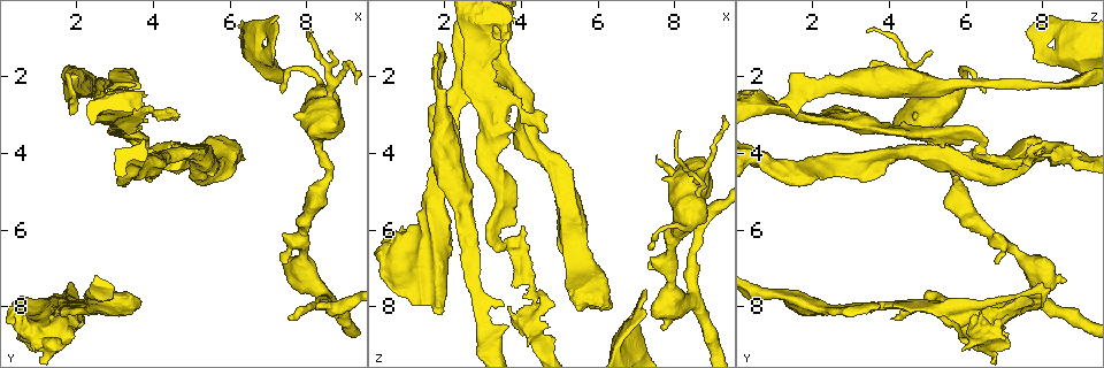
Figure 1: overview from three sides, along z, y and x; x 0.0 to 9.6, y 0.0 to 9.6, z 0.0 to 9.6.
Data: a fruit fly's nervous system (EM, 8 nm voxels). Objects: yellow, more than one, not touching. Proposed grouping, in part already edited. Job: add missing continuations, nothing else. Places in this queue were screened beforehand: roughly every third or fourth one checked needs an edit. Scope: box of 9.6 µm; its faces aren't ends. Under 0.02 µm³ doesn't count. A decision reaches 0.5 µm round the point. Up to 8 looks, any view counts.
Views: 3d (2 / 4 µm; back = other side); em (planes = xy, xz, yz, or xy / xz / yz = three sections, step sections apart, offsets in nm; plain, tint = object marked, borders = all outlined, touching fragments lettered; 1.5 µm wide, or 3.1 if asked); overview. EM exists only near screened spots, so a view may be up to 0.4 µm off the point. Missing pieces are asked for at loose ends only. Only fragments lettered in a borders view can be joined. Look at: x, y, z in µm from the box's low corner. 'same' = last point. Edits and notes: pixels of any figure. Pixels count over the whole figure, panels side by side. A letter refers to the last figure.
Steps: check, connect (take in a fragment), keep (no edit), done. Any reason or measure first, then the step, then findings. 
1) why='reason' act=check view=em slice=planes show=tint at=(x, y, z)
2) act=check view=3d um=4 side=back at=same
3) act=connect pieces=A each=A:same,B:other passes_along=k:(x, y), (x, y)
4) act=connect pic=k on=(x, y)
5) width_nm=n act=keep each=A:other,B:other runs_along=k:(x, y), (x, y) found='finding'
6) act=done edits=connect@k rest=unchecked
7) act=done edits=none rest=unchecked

why='an open end' act=check view=em slice=planes show=borders at=(1.65, 8.00, 3.45)

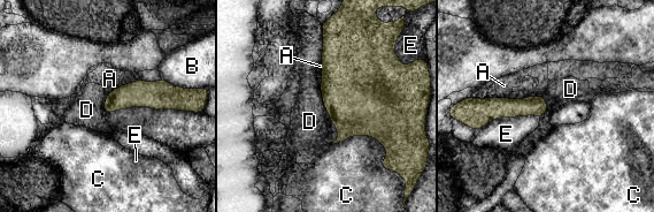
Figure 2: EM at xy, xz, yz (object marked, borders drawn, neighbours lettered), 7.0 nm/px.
act=keep each=A:other,B:other,C:other,D:other,E:other runs_along=2:(479, 105), (486, 107), (545, 107) found='no lettered fragment goes on from it'

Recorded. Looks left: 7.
why='branch stops here' act=check view=3d um=4 at=(3.85, 3.70, 5.75)

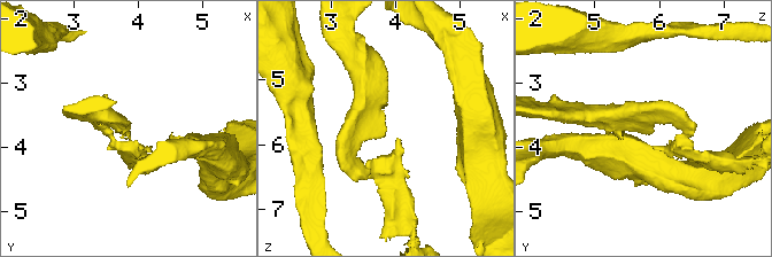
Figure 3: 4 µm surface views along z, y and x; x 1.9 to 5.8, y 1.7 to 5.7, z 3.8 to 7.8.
why='now the EM' act=check view=em slice=xy step=8 show=borders at=(3.85, 3.80, 5.65)

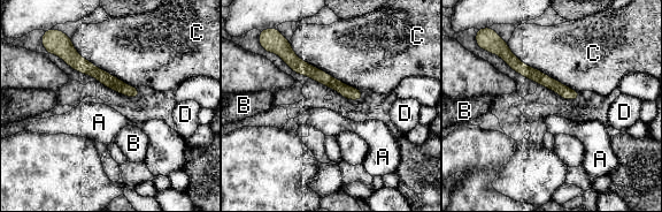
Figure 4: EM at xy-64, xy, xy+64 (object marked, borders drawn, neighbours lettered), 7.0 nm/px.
act=check view=em slice=planes show=borders at=same

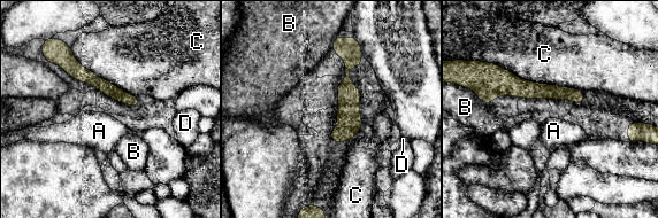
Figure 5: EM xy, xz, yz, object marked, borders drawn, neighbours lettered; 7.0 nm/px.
act=keep each=A:other,B:other,C:other,D:other found='no lettered fragment goes on from it'

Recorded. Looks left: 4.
why='free end' act=check view=3d um=2 at=(1.85, 7.50, 8.10)

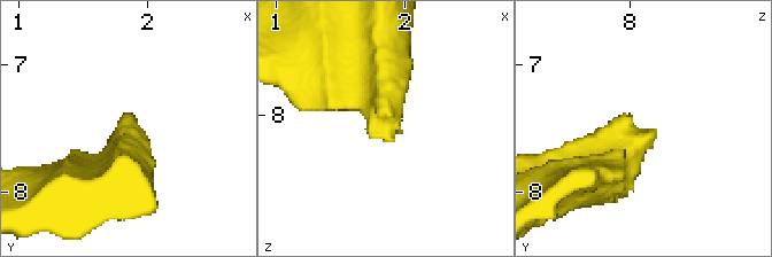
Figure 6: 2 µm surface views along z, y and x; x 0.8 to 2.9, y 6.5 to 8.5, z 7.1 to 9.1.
why='need the tissue' act=check view=em slice=planes show=borders at=(1.90, 7.50, 8.20)

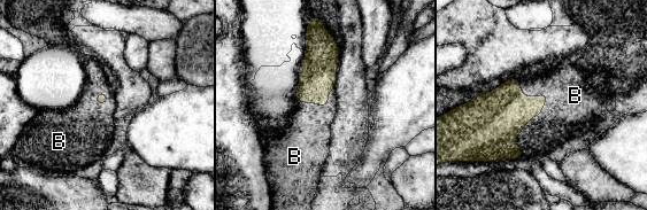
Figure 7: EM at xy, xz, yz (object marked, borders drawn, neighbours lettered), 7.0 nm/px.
act=connect pieces=B each=B:same passes_along=7:(506, 111), (541, 109), (575, 96) found='the cell continues'

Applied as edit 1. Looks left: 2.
act=done edits=connect@7 rest=unchecked

